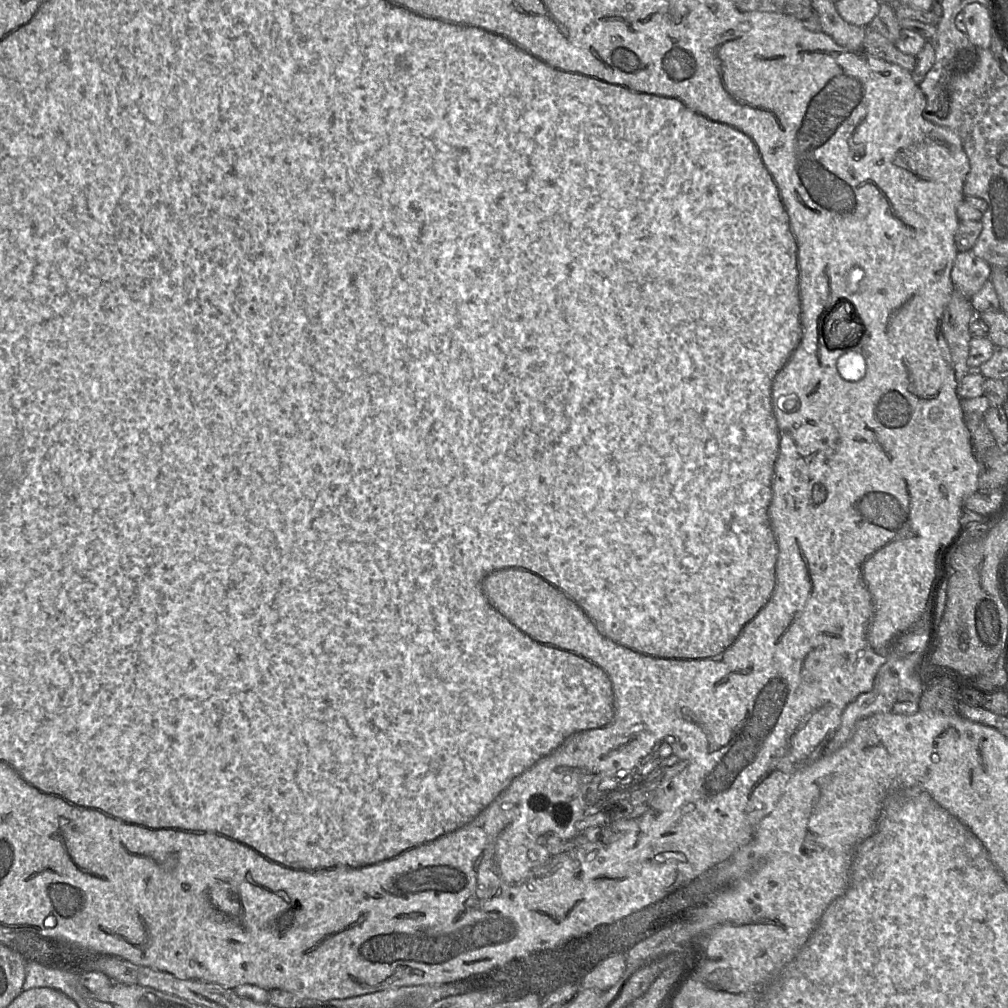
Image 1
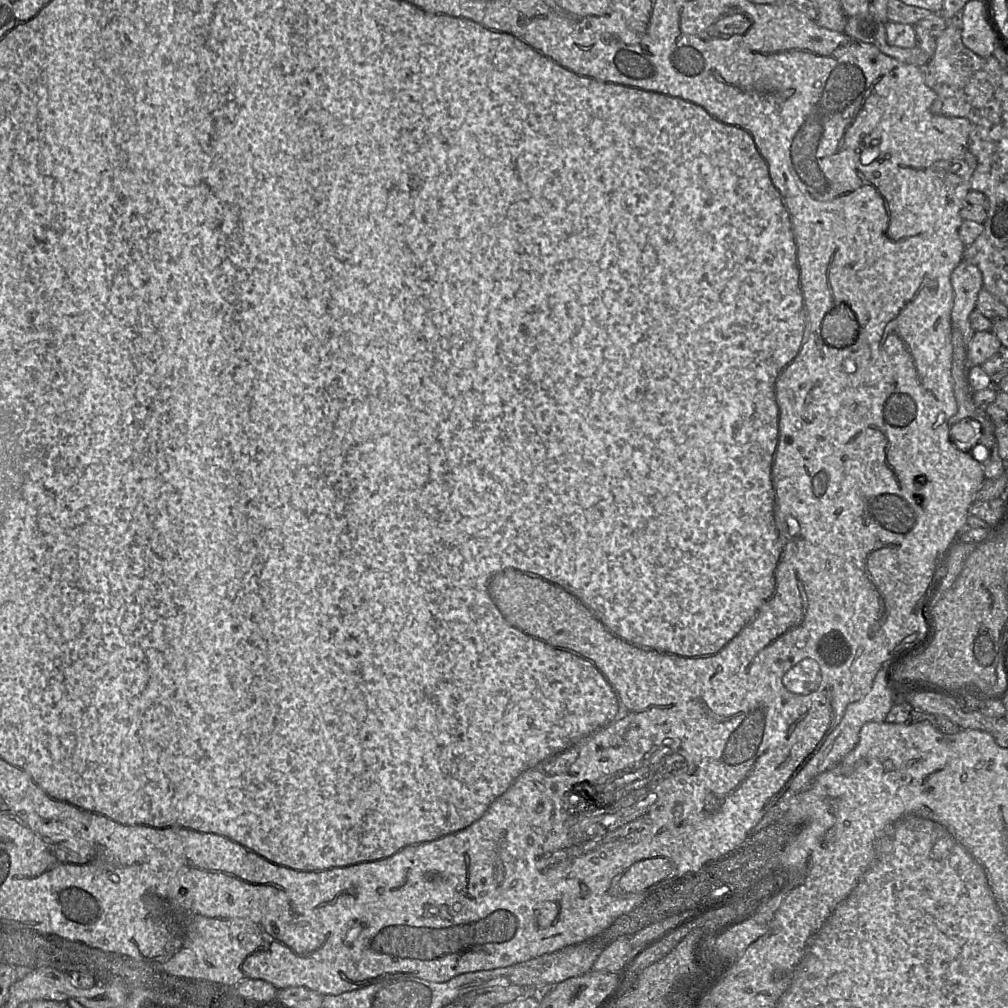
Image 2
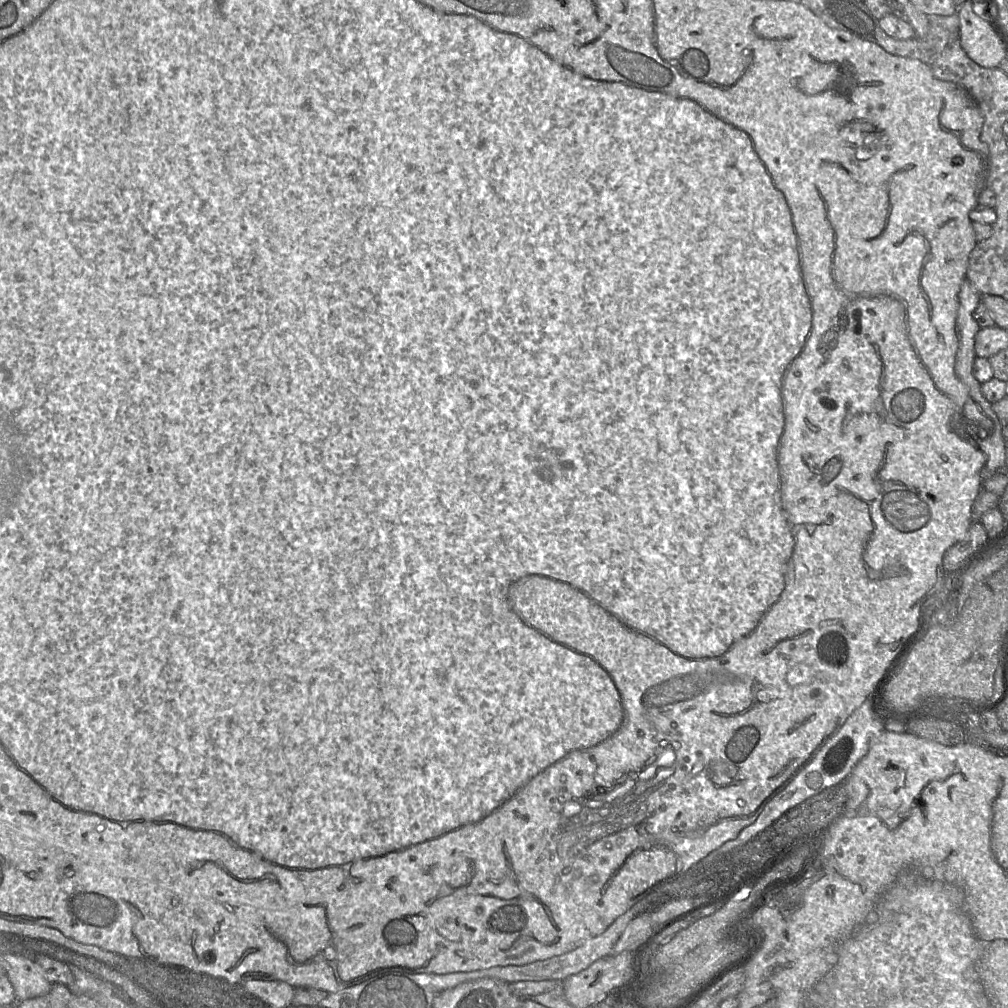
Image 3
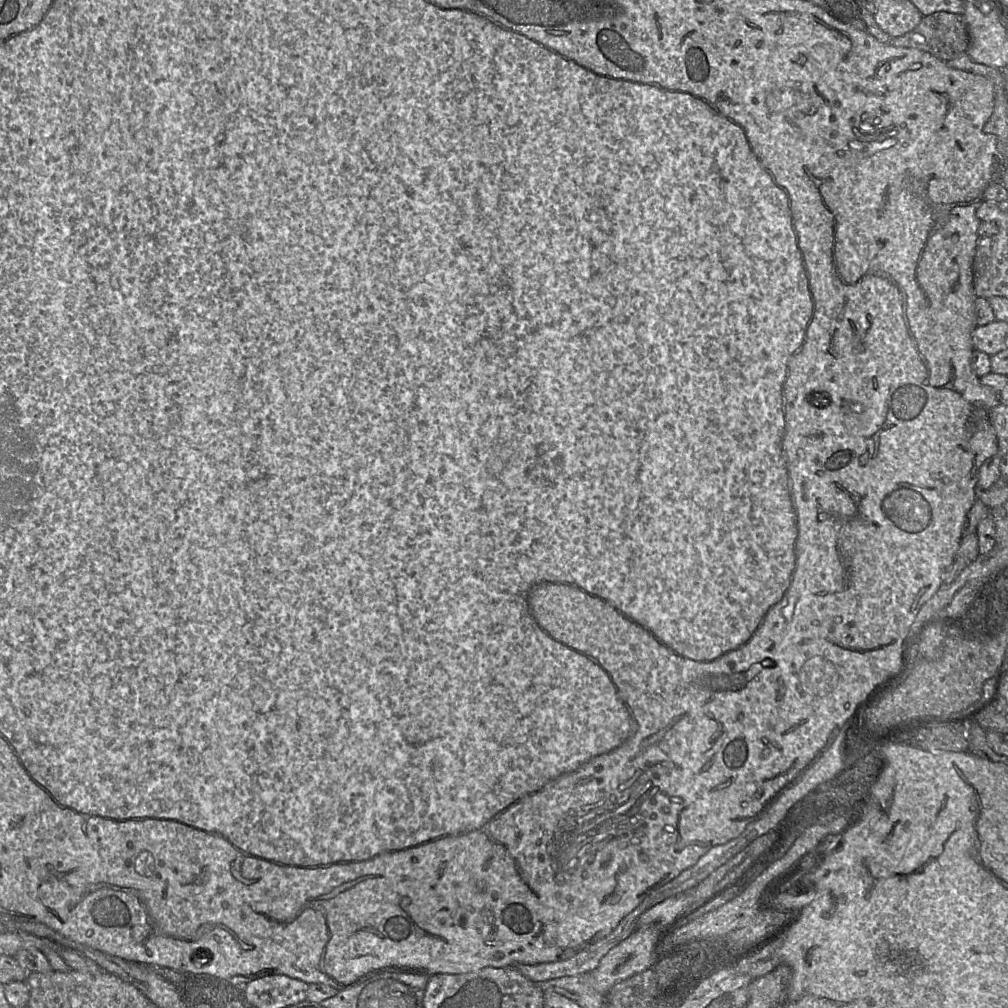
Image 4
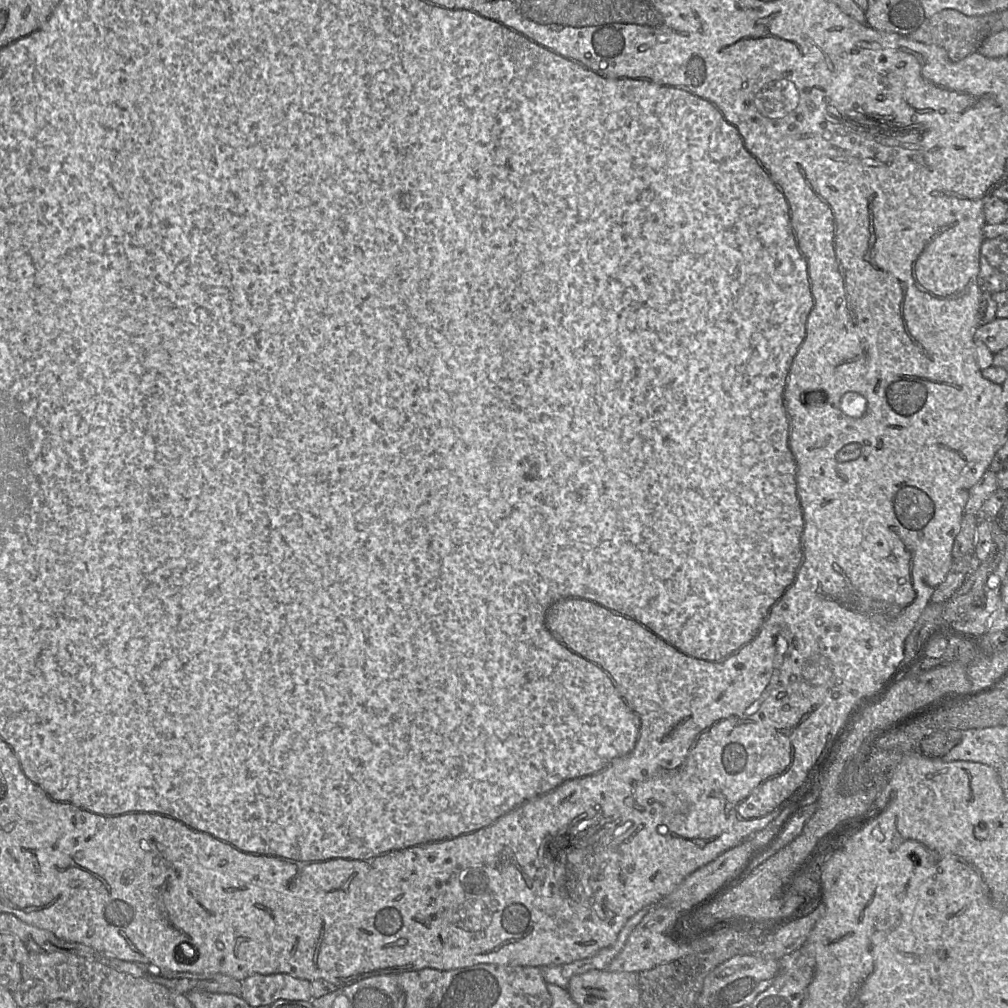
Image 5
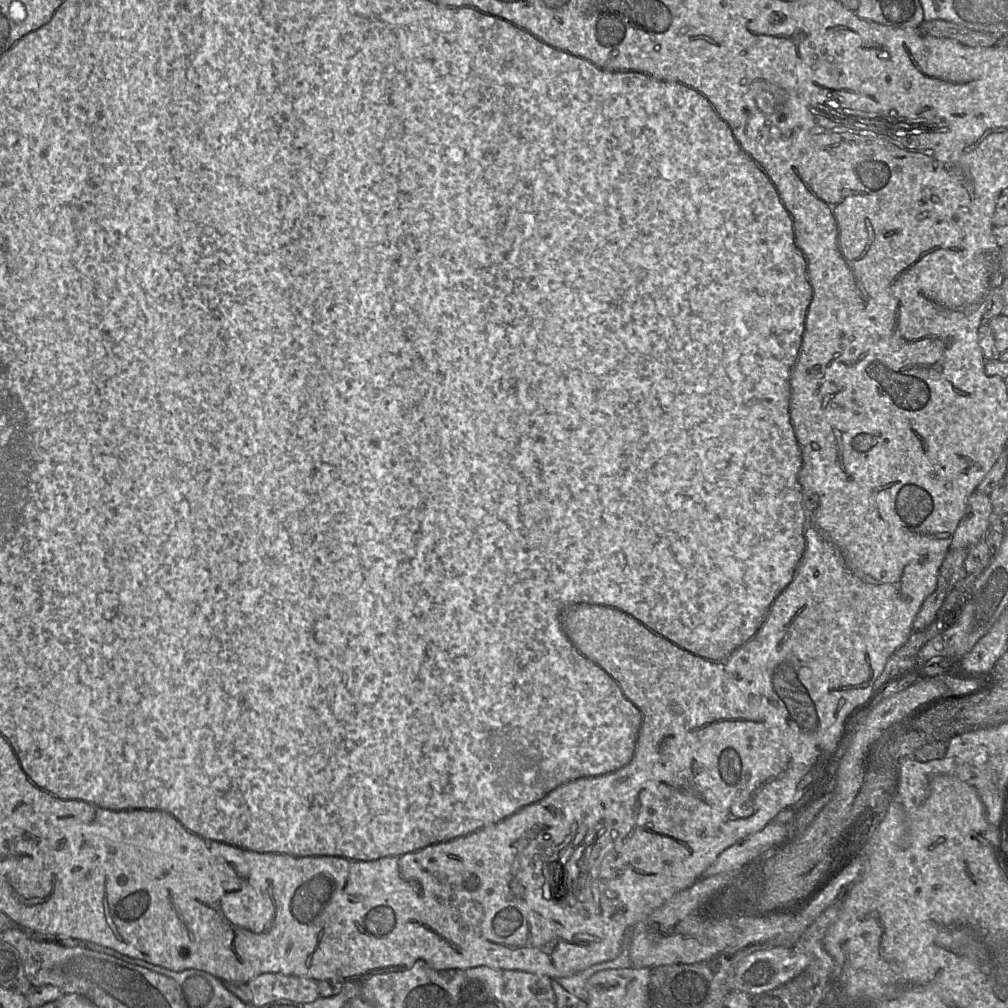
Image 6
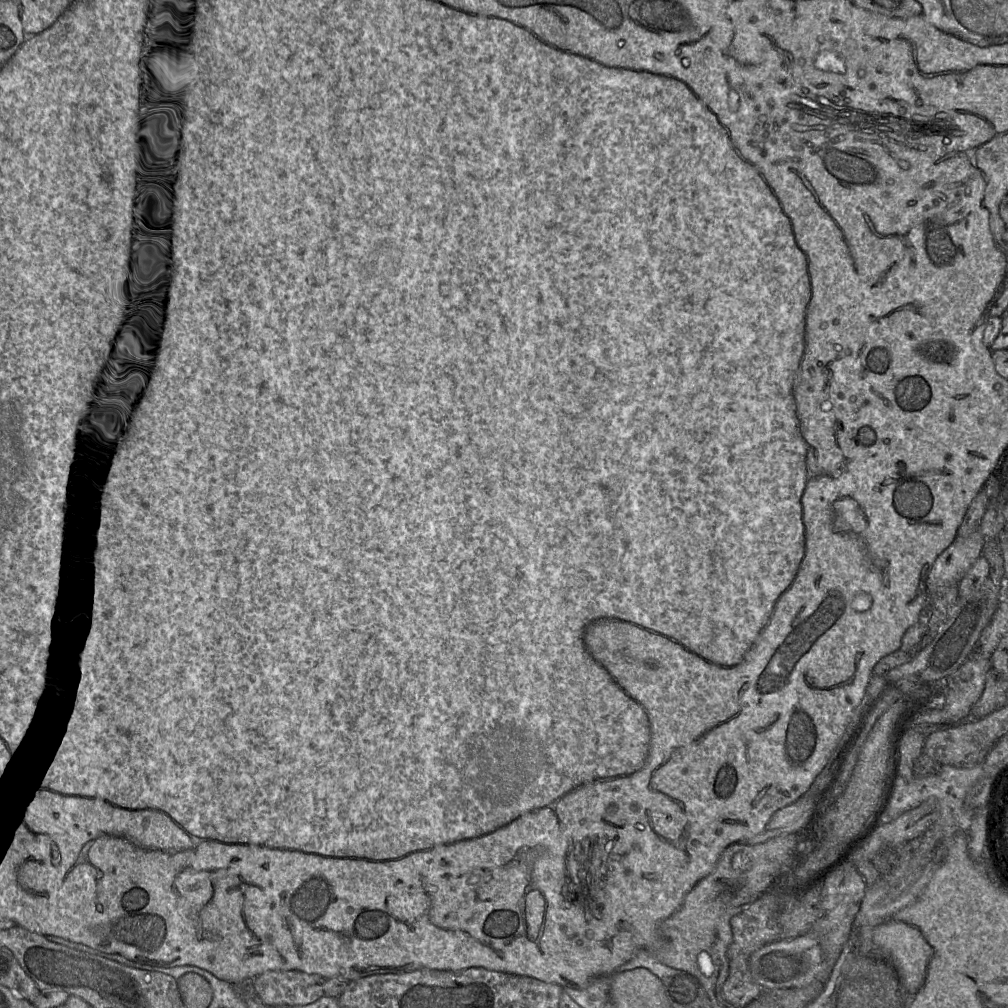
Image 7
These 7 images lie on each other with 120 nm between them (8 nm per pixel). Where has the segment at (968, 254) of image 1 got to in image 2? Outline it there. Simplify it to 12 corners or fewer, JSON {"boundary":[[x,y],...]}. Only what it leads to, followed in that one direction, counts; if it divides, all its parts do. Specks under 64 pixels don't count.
{"boundary":[[962,260],[951,274],[952,328],[966,348],[975,333],[976,309],[983,277]]}

